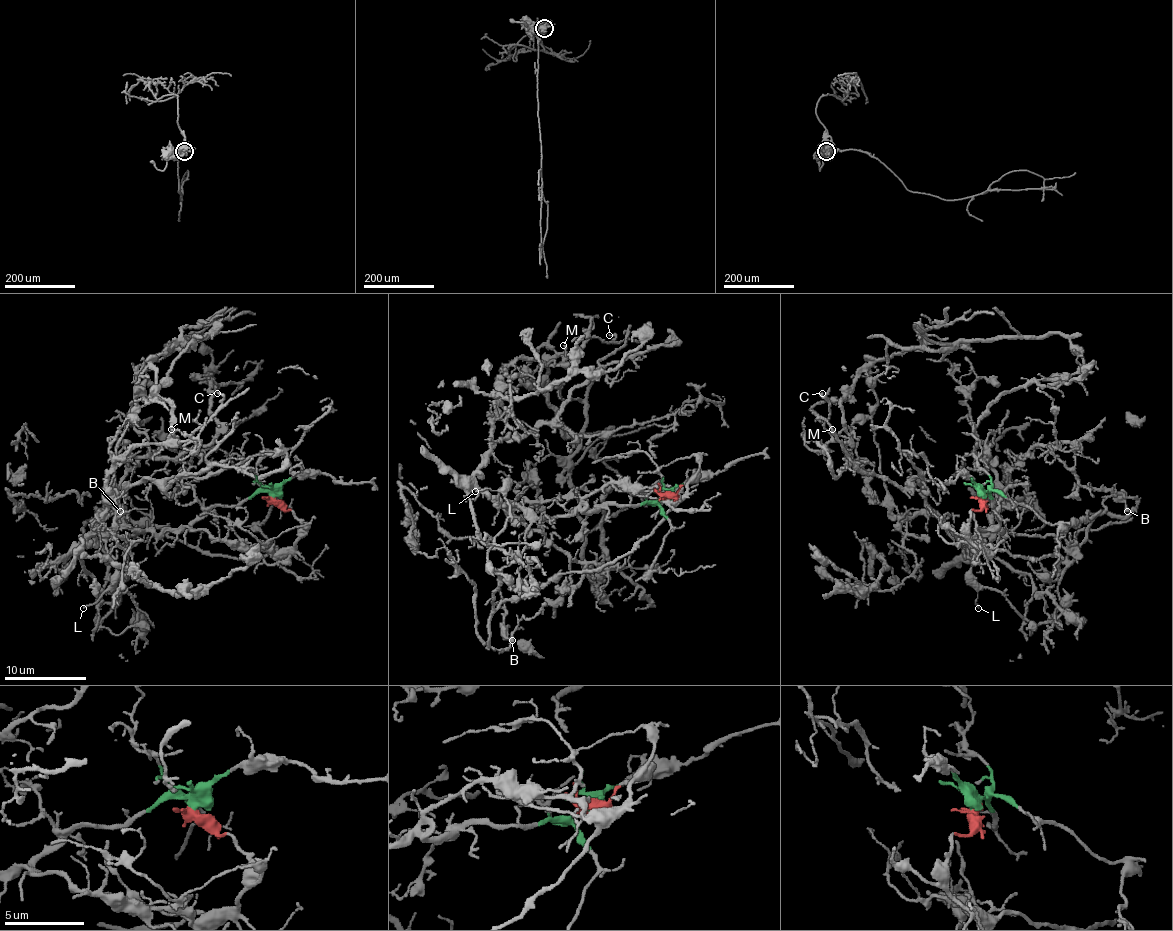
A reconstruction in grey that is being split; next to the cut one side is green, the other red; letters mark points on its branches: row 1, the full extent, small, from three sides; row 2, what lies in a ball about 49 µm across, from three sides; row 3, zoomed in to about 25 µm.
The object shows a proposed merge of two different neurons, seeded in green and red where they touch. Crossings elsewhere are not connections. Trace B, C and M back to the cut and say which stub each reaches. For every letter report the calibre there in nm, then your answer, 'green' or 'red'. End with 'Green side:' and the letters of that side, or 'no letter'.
B: 240 nm | red
C: 180 nm | green
M: 120 nm | green
Green side: C, M

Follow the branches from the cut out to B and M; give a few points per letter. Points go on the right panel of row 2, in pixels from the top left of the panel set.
B: (983, 496), (968, 535), (1026, 557), (1052, 555), (1087, 514), (1121, 516), (1136, 498), (1128, 510)
M: (983, 496), (1003, 533), (977, 541), (930, 514), (893, 514), (832, 429)

